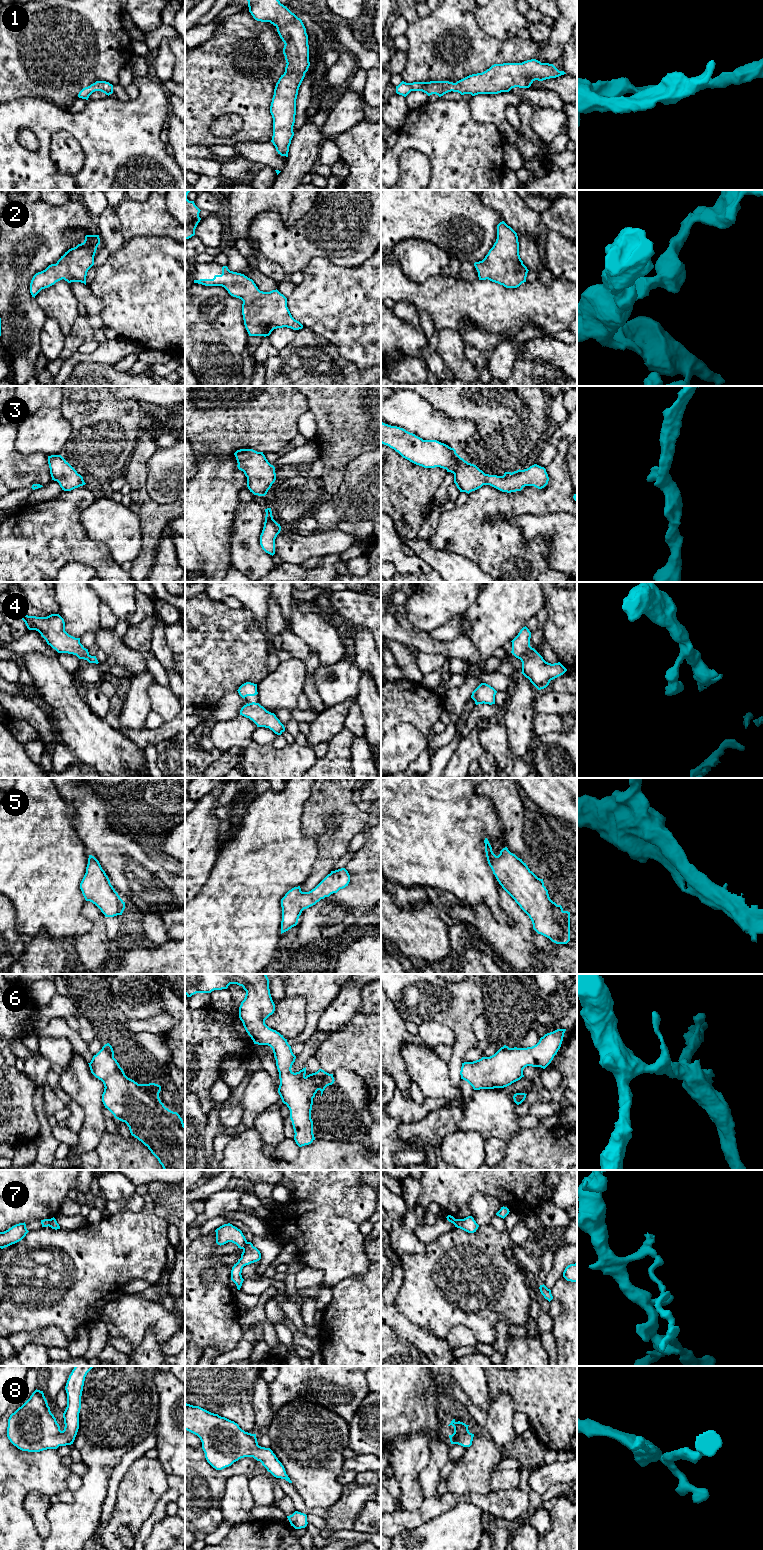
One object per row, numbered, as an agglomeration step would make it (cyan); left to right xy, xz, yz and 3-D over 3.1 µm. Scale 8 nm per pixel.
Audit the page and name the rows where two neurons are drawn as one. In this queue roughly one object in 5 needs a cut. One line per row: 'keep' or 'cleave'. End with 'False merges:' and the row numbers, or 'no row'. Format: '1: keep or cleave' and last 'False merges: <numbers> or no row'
1: keep
2: keep
3: keep
4: keep
5: keep
6: keep
7: cleave
8: keep
False merges: 7

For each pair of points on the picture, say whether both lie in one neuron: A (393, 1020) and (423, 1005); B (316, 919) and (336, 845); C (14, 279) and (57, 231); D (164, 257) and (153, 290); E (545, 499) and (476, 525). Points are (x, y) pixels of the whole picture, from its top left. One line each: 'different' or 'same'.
A: different
B: different
C: same
D: same
E: same

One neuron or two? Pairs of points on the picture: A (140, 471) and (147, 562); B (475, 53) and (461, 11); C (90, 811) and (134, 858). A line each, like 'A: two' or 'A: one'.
A: one
B: one
C: one

